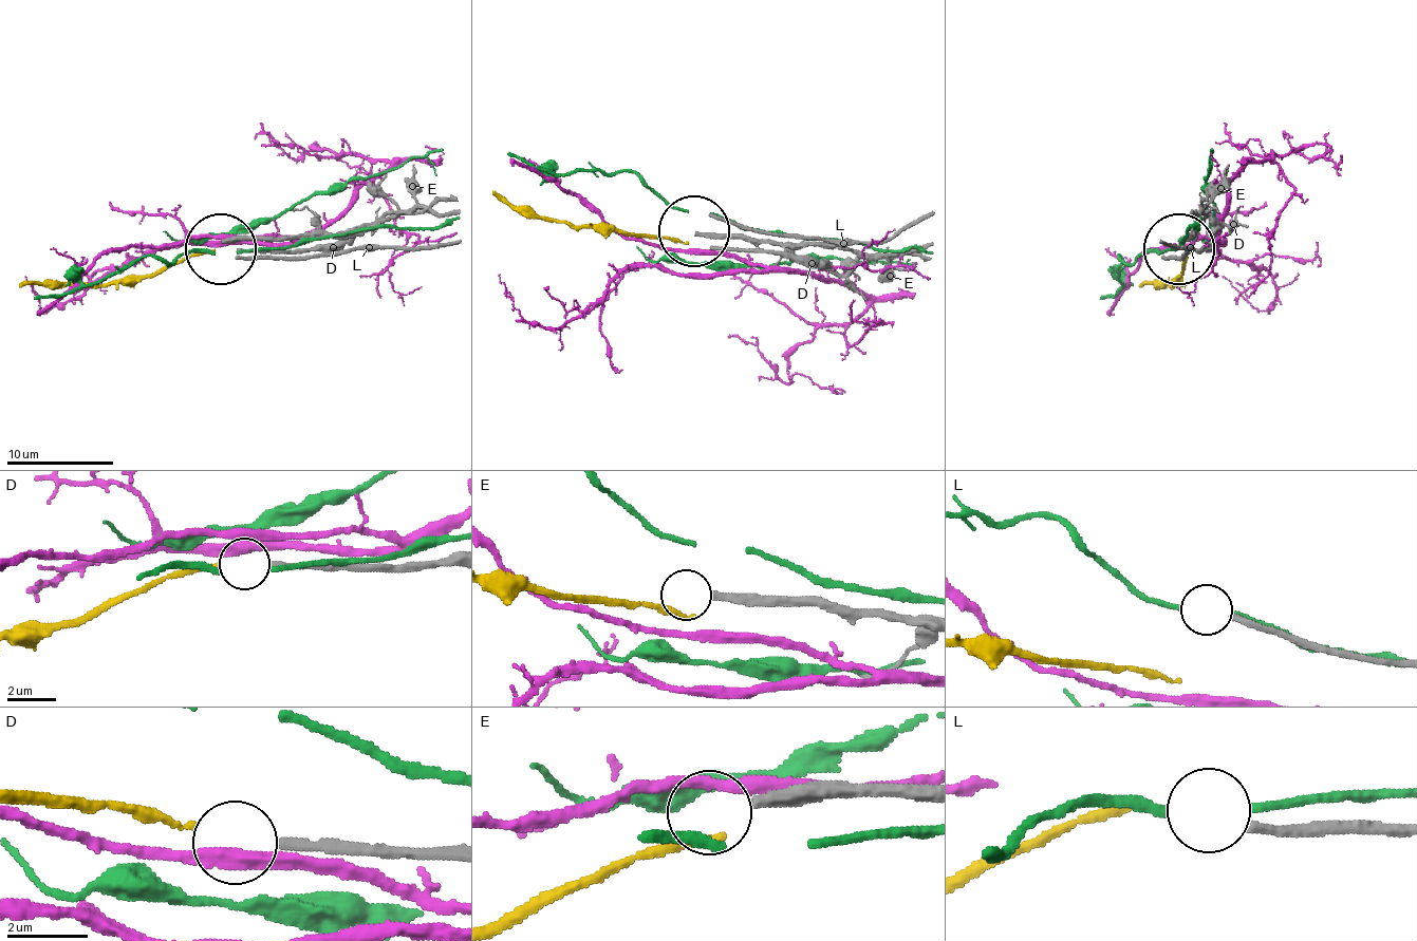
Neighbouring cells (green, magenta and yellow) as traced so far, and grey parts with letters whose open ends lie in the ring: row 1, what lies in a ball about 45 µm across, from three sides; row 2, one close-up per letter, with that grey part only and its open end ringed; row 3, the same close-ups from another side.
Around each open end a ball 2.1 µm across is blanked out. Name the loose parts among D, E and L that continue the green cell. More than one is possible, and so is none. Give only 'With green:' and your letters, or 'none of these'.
With green: none of these

